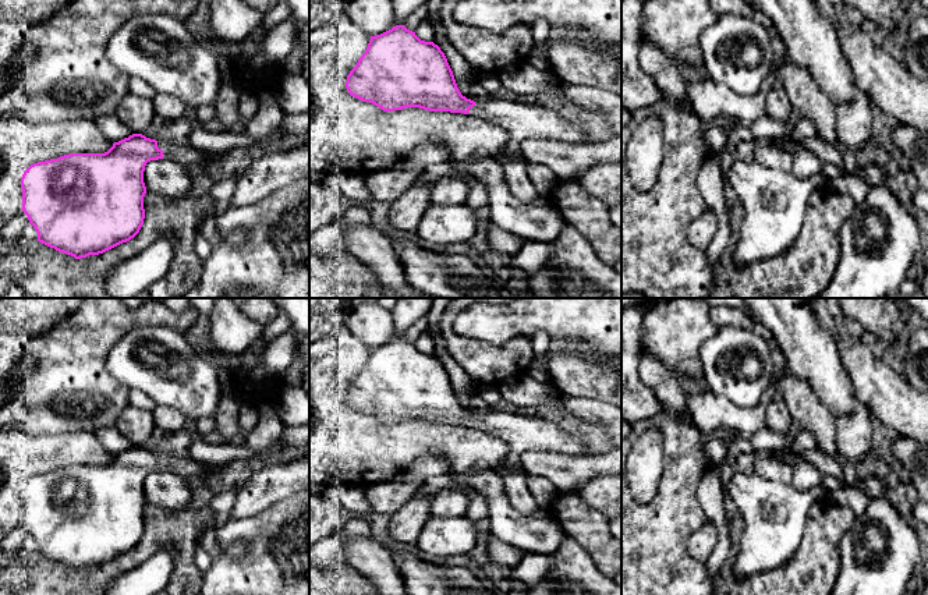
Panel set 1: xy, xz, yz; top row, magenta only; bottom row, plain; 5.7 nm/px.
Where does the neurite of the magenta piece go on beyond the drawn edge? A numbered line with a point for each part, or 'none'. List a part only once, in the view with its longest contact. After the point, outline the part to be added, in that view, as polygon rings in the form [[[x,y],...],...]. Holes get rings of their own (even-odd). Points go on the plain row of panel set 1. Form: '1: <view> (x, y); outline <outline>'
1: xy (192, 470); outline [[[157,453],[157,460],[163,463],[163,471],[174,472],[190,482],[201,481],[220,465],[212,465],[194,458],[183,458]]]

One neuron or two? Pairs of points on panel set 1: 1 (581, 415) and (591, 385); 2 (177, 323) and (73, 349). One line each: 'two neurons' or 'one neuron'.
1: two neurons
2: one neuron

